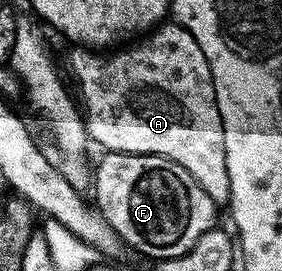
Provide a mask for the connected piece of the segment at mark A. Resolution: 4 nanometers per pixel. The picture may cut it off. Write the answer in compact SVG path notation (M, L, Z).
M164 21L146 32L144 43L124 46L124 51L100 53L82 45L74 48L71 55L71 71L79 82L77 99L87 124L87 134L103 146L104 152L124 151L130 155L160 155L185 169L213 197L216 205L231 201L229 169L225 165L225 133L219 106L215 104L215 86L201 53L201 45L177 22Z

